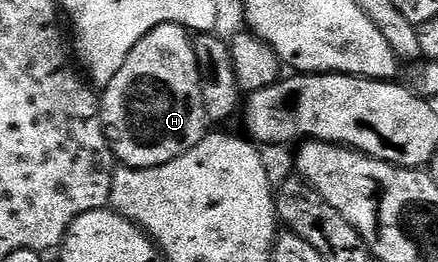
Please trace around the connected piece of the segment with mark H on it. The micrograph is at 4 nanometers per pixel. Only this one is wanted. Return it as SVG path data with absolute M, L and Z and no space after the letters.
M166 23L150 31L133 48L129 57L125 57L125 65L121 65L117 77L102 88L99 116L103 122L103 136L116 160L124 167L149 169L165 165L198 145L208 134L209 120L203 108L203 78L199 72L195 44L187 28Z

